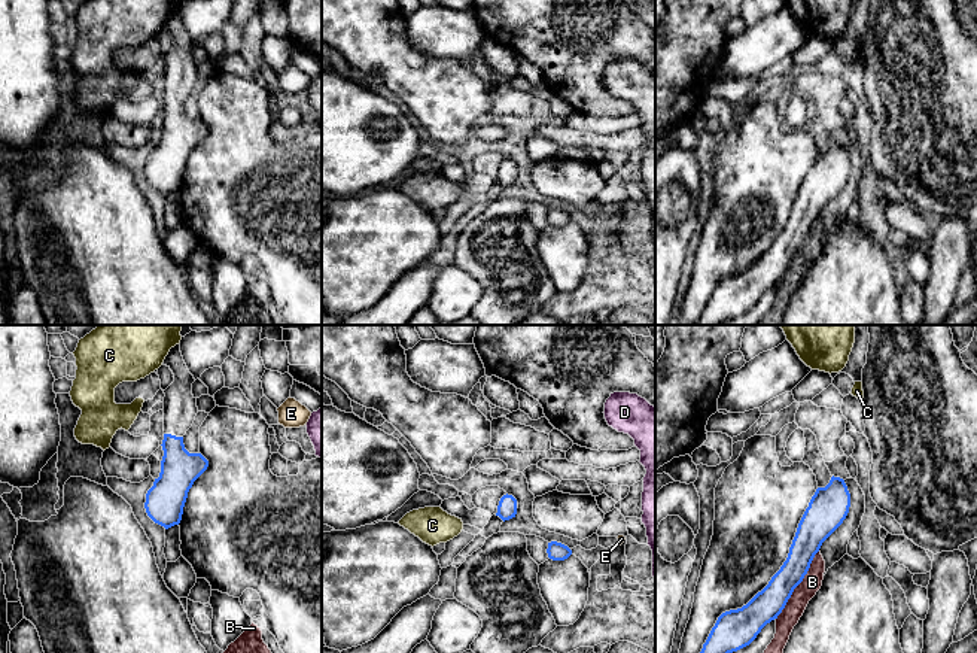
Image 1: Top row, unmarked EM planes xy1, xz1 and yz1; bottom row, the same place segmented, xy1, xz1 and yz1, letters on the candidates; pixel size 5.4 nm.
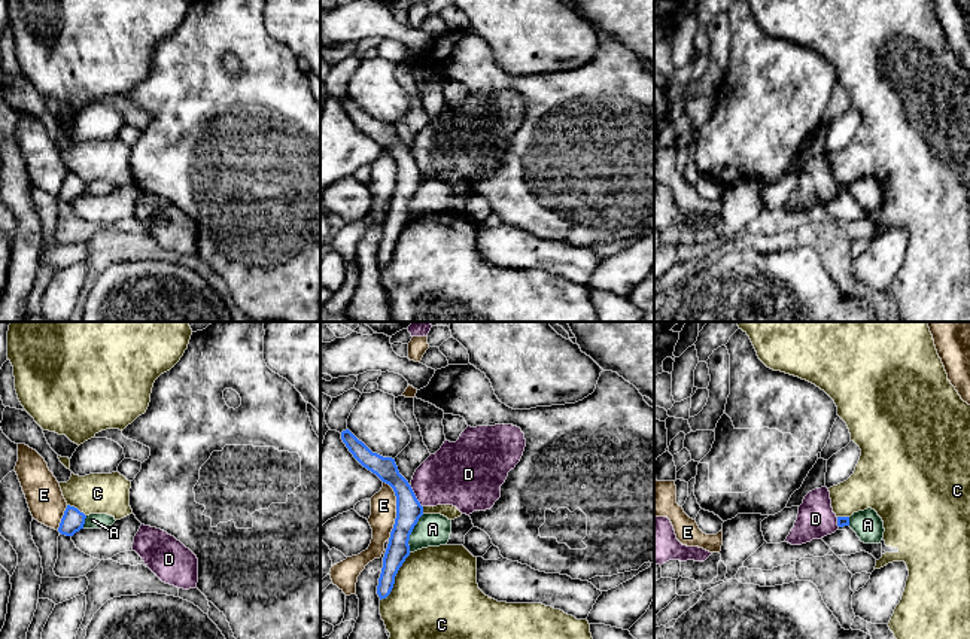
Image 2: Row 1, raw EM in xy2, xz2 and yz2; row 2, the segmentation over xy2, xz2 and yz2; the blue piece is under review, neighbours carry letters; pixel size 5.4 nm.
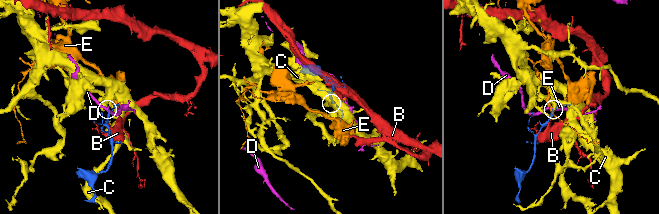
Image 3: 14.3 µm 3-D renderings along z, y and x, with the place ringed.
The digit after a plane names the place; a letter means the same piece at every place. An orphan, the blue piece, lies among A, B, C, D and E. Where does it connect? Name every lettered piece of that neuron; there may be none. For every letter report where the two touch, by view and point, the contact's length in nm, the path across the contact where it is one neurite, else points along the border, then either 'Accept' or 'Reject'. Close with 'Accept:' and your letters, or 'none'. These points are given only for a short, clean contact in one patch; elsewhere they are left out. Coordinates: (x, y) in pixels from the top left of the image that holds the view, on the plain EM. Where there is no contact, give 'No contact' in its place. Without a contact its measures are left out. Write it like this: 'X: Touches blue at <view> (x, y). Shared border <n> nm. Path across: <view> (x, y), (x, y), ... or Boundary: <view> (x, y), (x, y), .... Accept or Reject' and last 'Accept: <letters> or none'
A: Touches blue at xz2 (410, 200). Shared border 220 nm. Boundary: xz2 (423, 180), (410, 201), (409, 218). Reject
B: Touches blue at yz1 (799, 249). Shared border 440 nm. Reject
C: Touches blue at xz2 (394, 245). Shared border 300 nm. Reject
D: Touches blue at xz2 (414, 163). Shared border 140 nm. Boundary: xz2 (410, 152), (422, 173). Reject
E: Touches blue at xz2 (397, 176). Shared border 320 nm. Reject
Accept: none

